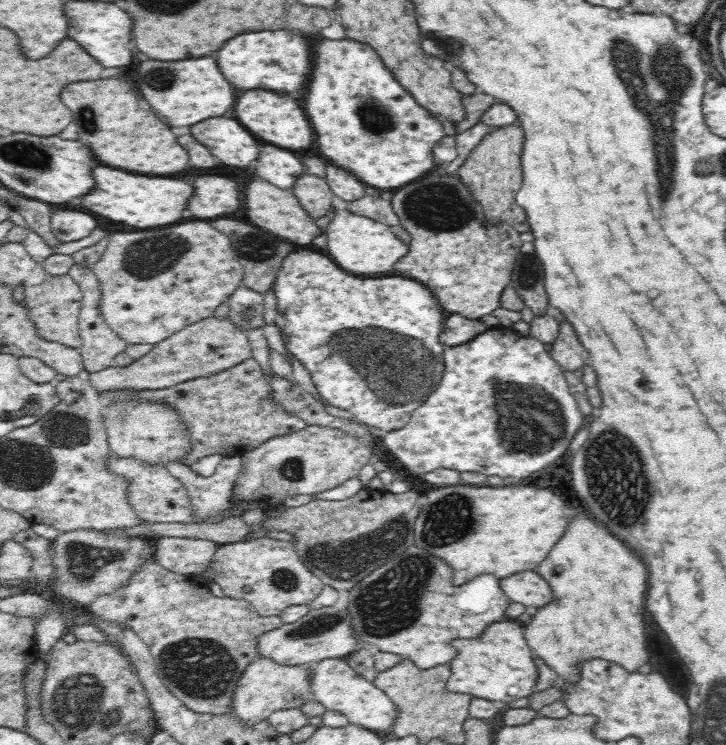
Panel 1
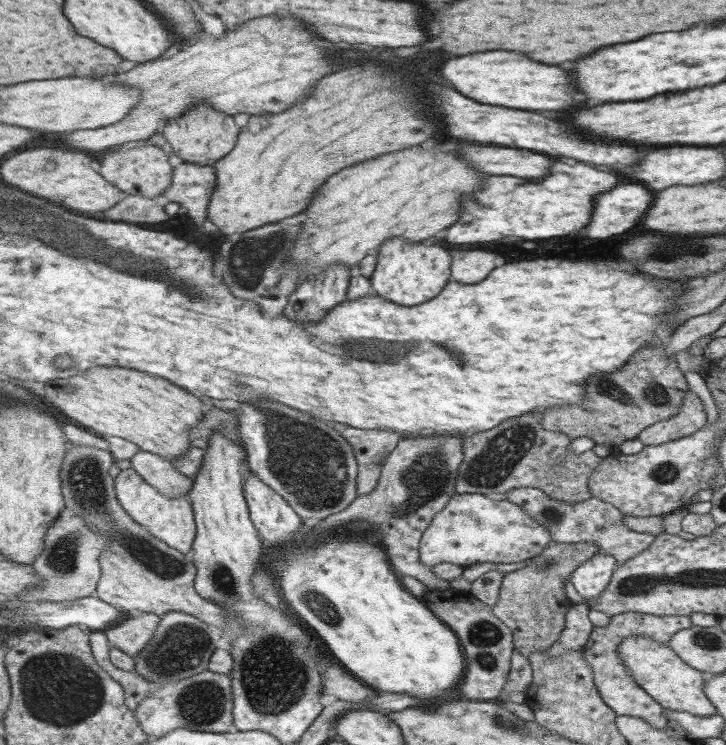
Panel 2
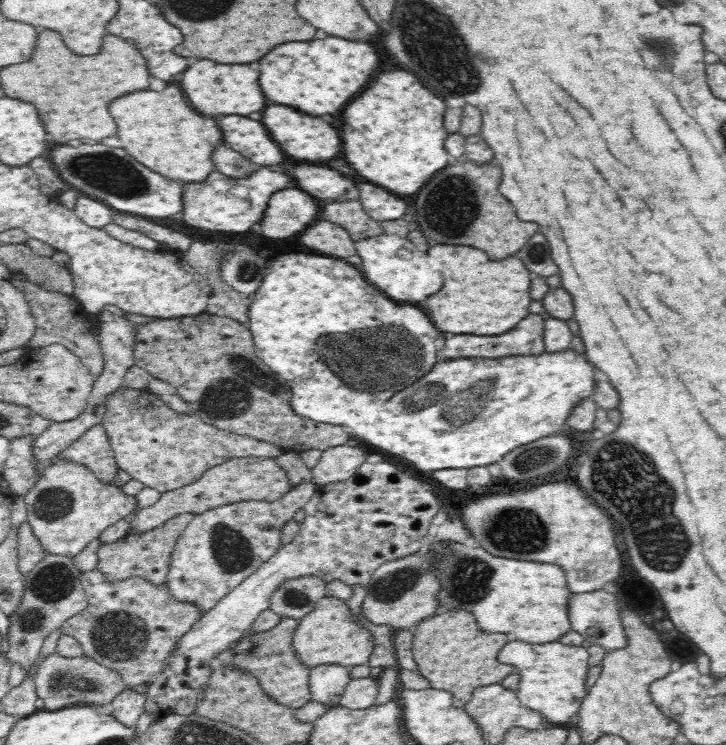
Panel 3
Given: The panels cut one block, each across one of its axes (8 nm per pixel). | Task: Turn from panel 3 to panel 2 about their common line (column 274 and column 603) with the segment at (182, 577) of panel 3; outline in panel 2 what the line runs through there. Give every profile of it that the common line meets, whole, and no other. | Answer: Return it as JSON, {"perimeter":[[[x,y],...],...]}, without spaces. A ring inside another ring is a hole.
{"perimeter":[[[517,488],[513,492],[507,492],[503,498],[527,510],[529,516],[533,516],[539,524],[543,524],[545,530],[551,534],[551,542],[555,540],[559,544],[595,544],[599,546],[597,554],[613,556],[617,562],[617,568],[633,560],[633,556],[645,552],[645,548],[649,548],[649,544],[653,544],[655,540],[651,532],[643,534],[643,532],[627,530],[621,524],[623,514],[619,514],[609,502],[601,502],[599,498],[589,498],[583,502],[569,504],[569,502],[559,502],[555,498],[549,498],[547,492],[539,488]]]}

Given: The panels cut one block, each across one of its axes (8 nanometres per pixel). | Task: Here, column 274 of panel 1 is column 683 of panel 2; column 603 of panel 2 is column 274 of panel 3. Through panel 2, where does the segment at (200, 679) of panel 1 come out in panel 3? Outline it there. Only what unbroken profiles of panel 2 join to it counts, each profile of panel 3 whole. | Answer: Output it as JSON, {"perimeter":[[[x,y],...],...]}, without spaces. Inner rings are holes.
{"perimeter":[[[282,618],[272,630],[266,632],[254,632],[250,628],[248,634],[244,634],[244,638],[236,642],[234,648],[220,654],[218,660],[224,668],[250,674],[250,678],[258,682],[262,694],[268,694],[268,698],[272,698],[274,702],[284,704],[292,710],[300,710],[304,704],[312,702],[312,692],[310,692],[310,670],[300,662],[300,658],[296,656],[296,648],[292,644],[292,636],[298,624],[300,622],[294,618]],[[224,660],[232,660],[232,664],[224,664]]]}

